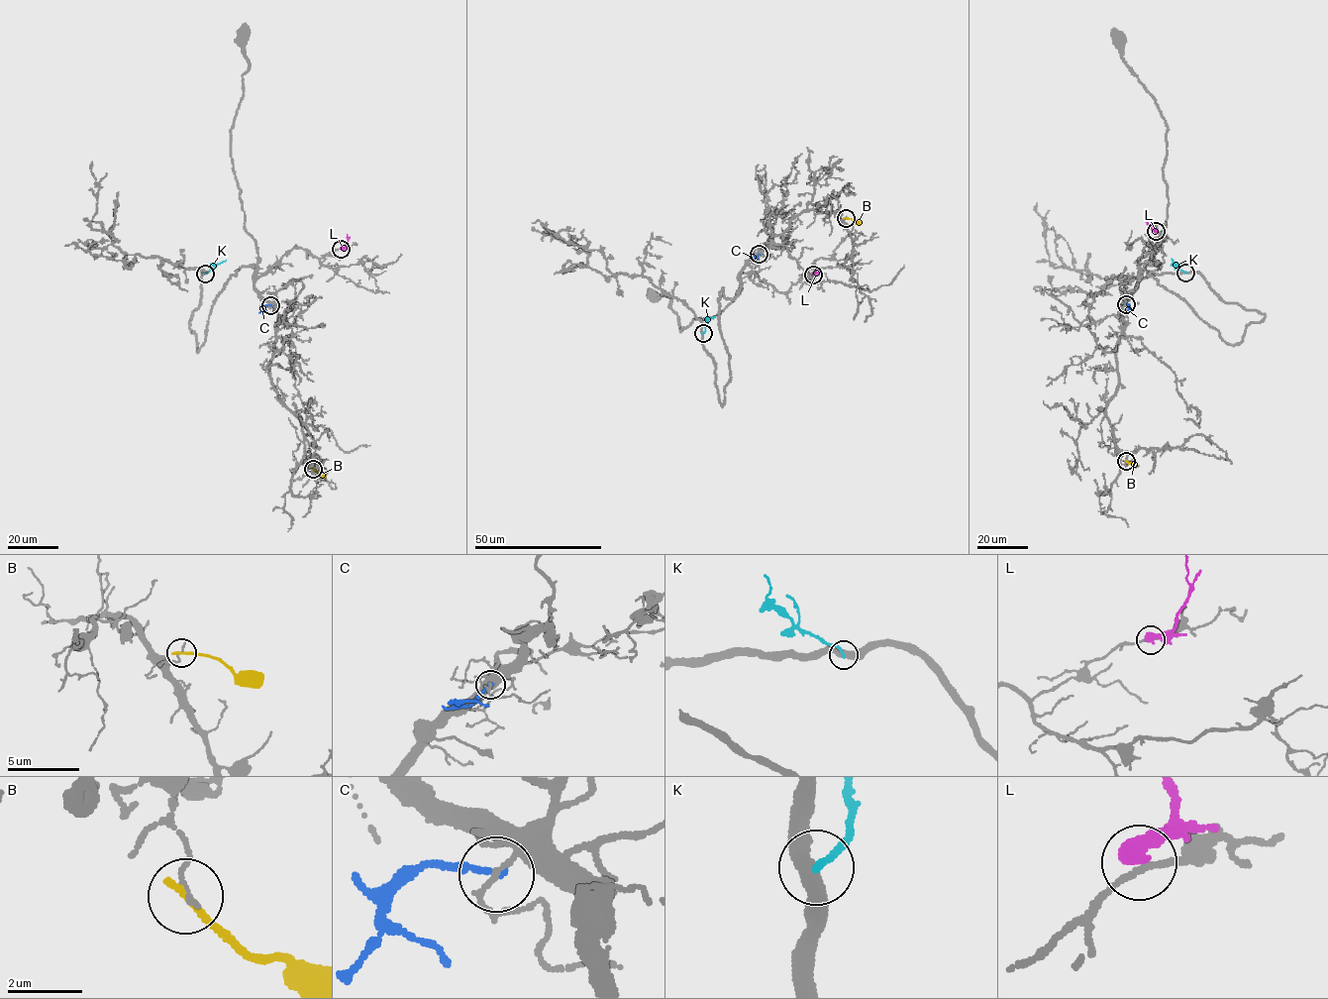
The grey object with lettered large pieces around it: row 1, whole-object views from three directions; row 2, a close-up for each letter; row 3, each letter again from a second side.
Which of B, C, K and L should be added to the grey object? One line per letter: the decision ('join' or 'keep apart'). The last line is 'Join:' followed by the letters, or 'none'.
B: keep apart
C: keep apart
K: keep apart
L: keep apart
Join: none

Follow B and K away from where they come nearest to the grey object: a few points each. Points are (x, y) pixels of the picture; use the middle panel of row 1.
B: (846, 218), (860, 223)
K: (703, 333), (707, 321), (715, 316)

